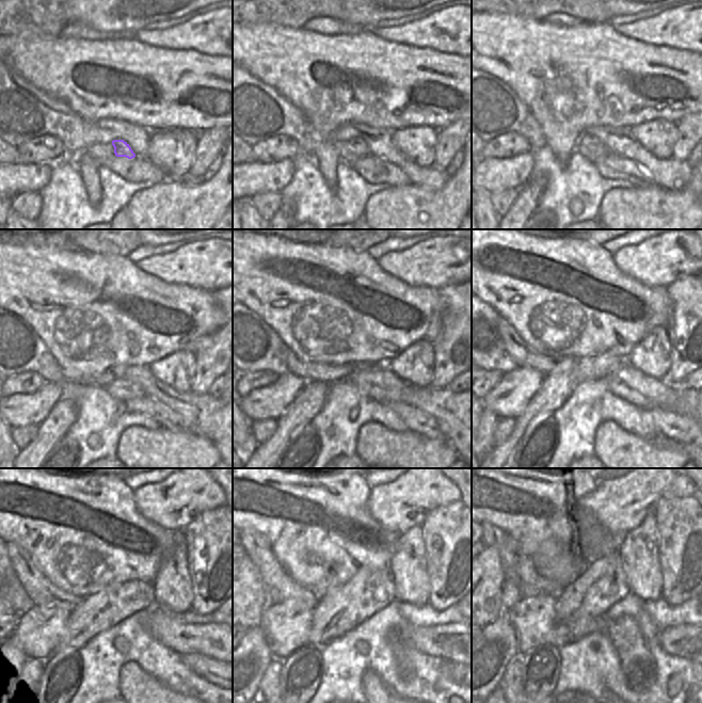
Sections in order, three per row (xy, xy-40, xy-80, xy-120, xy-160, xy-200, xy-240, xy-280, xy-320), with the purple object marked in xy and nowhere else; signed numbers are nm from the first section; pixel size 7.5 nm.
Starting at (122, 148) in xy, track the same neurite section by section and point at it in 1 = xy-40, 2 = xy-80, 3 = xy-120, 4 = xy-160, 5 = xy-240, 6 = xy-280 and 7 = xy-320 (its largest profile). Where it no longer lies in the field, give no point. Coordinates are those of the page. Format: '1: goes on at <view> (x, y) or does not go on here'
1: goes on at xy-40 (360, 146)
2: goes on at xy-80 (585, 139)
3: goes on at xy-120 (105, 378)
4: goes on at xy-160 (307, 370)
5: goes on at xy-240 (42, 591)
6: goes on at xy-280 (281, 587)
7: goes on at xy-320 (493, 537)

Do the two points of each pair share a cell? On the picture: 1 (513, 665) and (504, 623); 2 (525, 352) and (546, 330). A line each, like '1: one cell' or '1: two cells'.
1: two cells
2: two cells

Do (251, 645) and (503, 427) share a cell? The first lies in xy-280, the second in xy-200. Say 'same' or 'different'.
different

